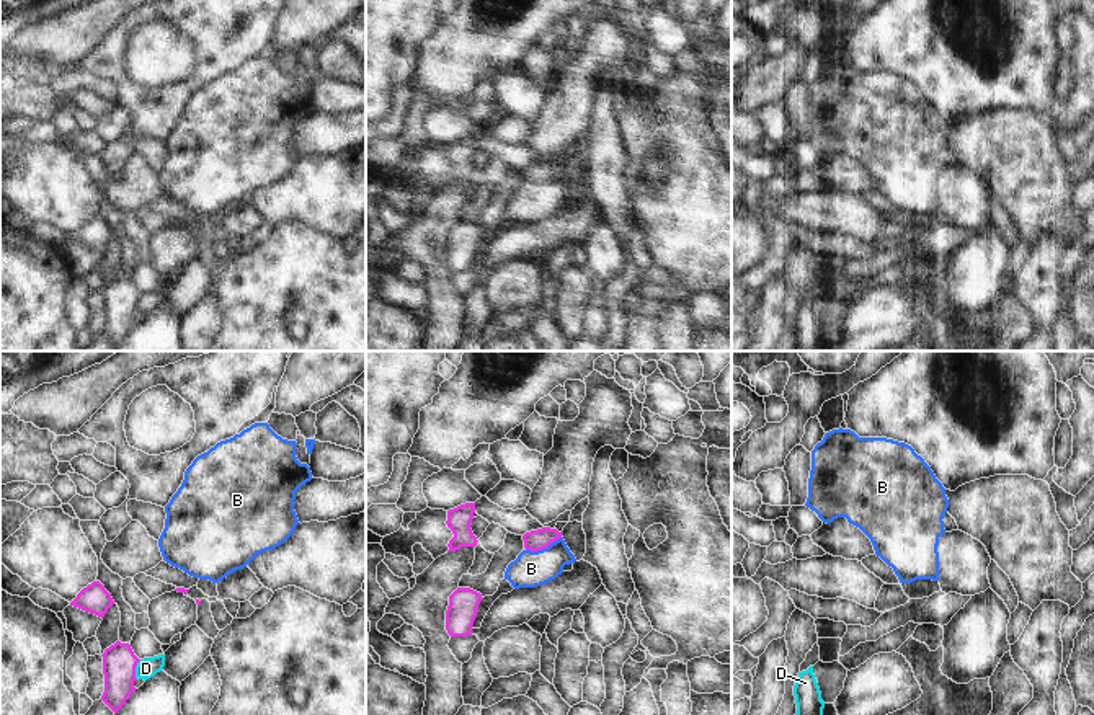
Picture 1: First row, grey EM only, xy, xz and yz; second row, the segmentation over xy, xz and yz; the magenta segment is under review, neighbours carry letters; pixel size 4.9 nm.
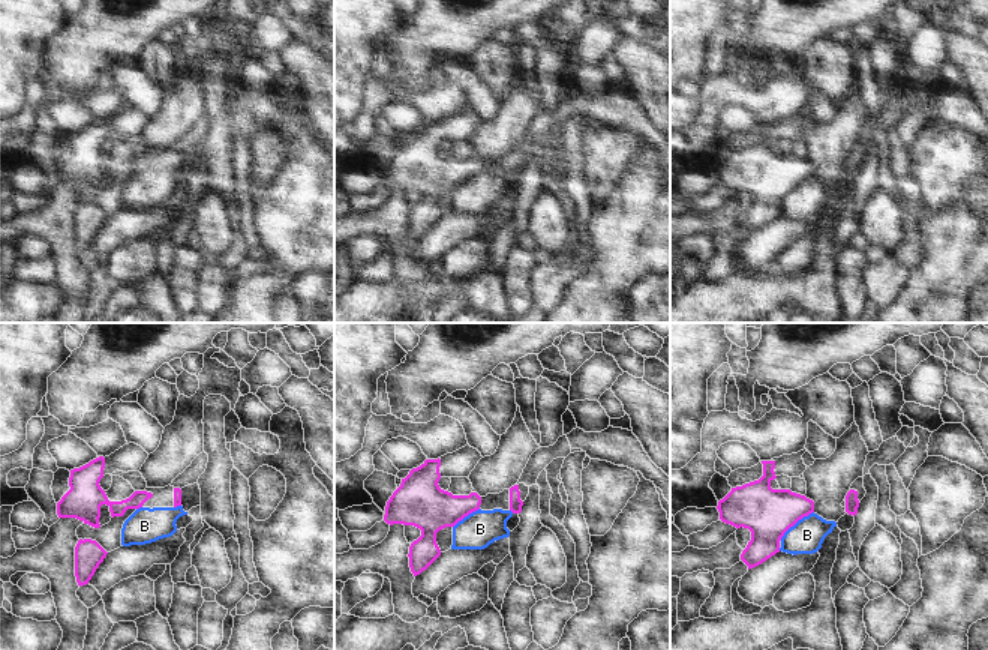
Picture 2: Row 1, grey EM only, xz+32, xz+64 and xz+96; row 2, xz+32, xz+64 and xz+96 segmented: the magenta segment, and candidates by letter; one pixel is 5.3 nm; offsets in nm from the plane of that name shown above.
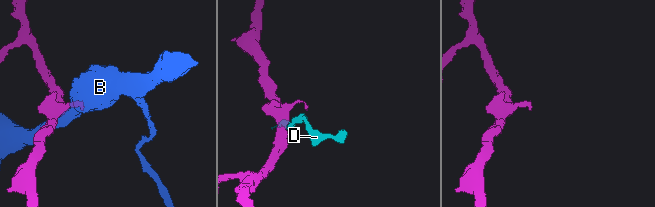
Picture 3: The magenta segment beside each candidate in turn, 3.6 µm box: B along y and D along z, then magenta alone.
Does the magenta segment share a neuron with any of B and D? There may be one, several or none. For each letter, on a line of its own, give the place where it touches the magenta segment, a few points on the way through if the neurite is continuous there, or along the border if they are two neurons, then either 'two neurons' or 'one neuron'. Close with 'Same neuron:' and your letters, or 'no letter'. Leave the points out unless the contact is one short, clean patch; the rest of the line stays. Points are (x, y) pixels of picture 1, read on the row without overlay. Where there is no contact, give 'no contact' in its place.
B: xz (542, 182) | two neurons
D: xy (134, 302) | along xy (141, 294), (134, 310) | two neurons
Same neuron: no letter

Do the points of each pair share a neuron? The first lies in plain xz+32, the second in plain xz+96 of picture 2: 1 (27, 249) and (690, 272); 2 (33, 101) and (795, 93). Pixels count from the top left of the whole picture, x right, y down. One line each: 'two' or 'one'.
1: one
2: one

